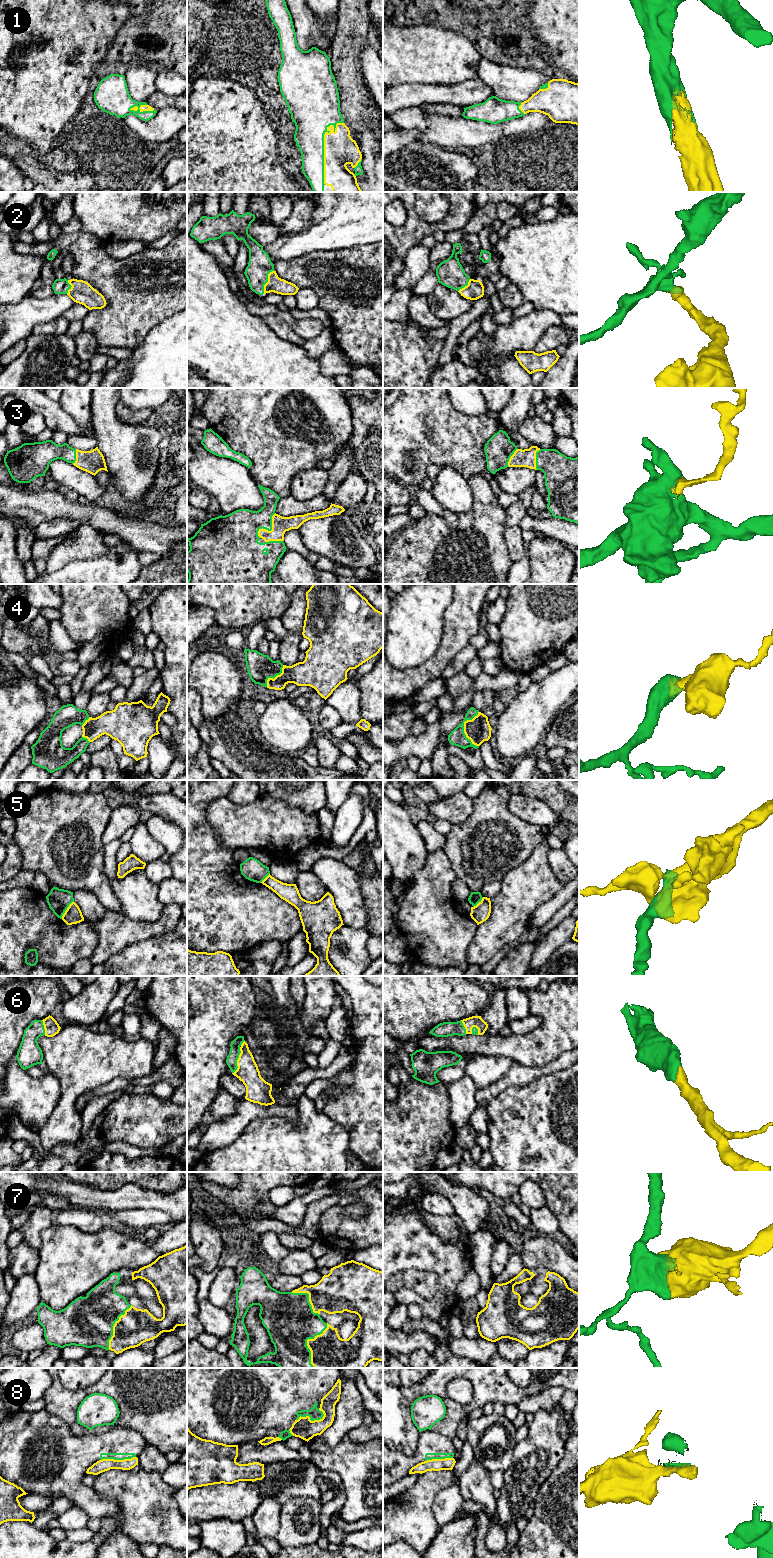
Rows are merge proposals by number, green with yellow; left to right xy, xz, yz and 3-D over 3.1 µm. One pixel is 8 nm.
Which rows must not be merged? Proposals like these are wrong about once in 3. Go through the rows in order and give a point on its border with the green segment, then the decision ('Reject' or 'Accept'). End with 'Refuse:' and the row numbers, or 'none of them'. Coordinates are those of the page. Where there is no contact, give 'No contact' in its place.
1: Touches green at xz (323, 148). Accept
2: Touches green at xz (267, 281). Accept
3: Touches green at xz (269, 530). Accept
4: Touches green at yz (463, 726). Accept
5: Touches green at xy (66, 909). Reject
6: Touches green at xz (237, 1059). Accept
7: Touches green at xz (306, 1342). Accept
8: Touches green at xz (310, 1419). Reject
Refuse: 5, 8

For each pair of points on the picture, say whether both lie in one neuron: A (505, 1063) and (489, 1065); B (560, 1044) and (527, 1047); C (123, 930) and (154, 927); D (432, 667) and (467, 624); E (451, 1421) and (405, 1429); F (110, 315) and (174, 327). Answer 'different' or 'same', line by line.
A: same
B: same
C: same
D: same
E: same
F: different

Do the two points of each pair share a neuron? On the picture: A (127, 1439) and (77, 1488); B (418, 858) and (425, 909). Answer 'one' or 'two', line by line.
A: one
B: two

